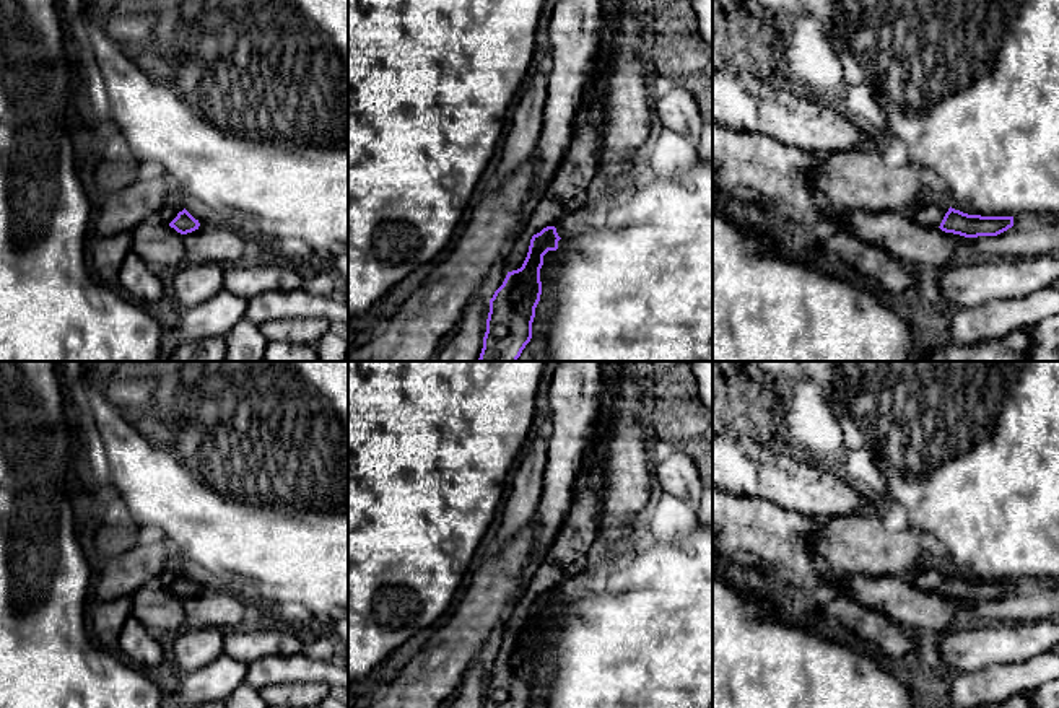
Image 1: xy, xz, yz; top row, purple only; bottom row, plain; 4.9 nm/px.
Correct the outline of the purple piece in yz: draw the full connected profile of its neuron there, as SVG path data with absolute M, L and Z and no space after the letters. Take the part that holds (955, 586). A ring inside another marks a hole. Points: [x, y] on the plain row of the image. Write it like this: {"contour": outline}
{"contour": "M947 566L921 568L908 579L917 589L935 591L965 602L997 601L1013 591L1013 581L968 579L952 573Z"}

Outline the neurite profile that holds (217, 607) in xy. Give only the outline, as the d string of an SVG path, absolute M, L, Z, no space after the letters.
M215 584L203 594L184 599L184 612L189 628L210 627L228 632L252 612L252 605Z

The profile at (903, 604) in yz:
M841 573L833 597L856 601L911 632L945 633L966 625L960 614L965 601L917 589L908 578Z

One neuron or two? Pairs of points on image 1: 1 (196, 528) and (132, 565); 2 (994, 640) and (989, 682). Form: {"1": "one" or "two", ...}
{"1": "two", "2": "two"}

